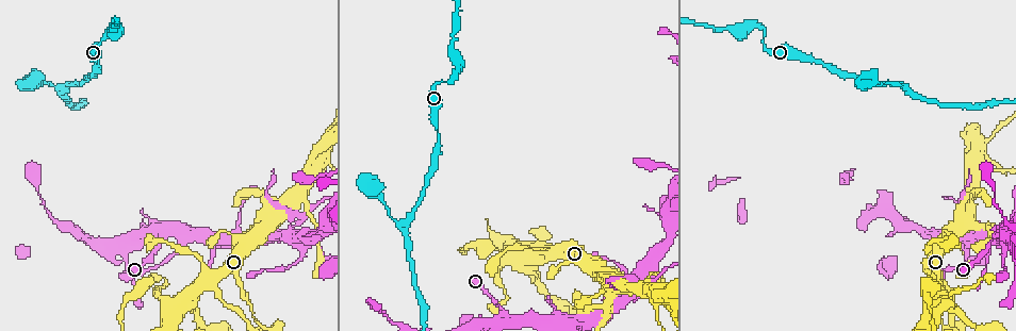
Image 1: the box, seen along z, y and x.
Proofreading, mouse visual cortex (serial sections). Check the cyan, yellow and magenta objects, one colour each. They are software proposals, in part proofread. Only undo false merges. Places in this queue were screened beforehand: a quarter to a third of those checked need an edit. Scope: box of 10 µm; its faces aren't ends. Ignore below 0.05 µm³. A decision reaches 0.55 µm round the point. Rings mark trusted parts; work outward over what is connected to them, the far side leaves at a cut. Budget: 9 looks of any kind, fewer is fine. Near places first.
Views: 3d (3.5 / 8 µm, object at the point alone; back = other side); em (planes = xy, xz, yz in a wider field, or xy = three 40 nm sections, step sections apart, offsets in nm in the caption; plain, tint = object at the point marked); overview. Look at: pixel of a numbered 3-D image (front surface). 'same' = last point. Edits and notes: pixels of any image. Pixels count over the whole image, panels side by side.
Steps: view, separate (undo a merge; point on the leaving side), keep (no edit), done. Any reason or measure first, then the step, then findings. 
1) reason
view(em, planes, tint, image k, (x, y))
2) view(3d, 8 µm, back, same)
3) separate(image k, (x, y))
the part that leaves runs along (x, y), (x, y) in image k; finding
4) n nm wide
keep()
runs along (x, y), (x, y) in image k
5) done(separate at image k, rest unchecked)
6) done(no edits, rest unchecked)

three-way junction
view(3d, 3.5 µm, image 1, (998, 233))

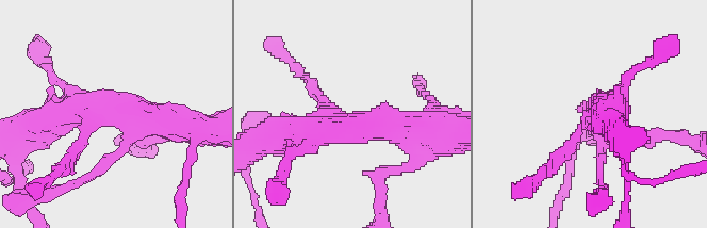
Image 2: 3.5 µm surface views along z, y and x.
view(em, xy, step 1, tint, image 2, (588, 114))

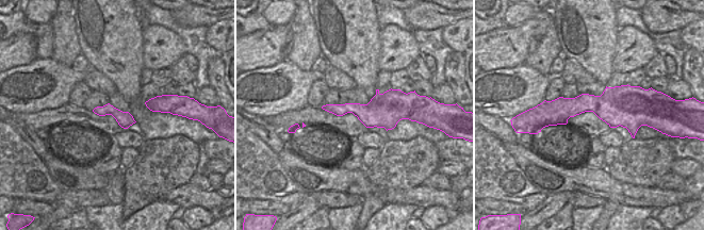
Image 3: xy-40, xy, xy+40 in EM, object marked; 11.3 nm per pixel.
300 nm wide
keep()
runs along (301, 74), (350, 125), (403, 125) in image 2; one cell here

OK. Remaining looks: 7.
thin arm on a thick one
view(3d, 3.5 µm, back, image 1, (532, 266))

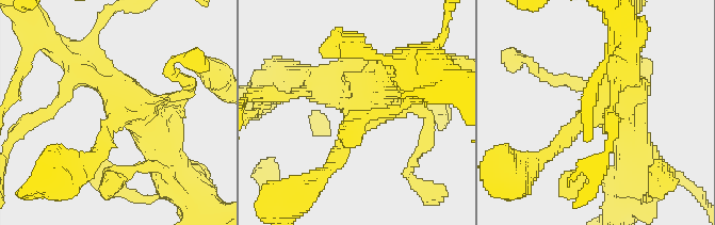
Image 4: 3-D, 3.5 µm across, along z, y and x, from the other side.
4 arms; arms of 150, 150, 350, 600 nm
view(em, planes, tint, image 4, (362, 109))

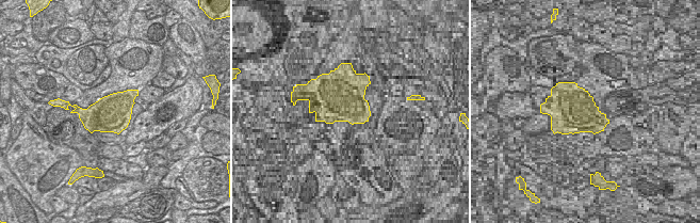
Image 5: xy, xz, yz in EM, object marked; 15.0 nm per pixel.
cut it another way
view(em, xy, step 3, tint, same)

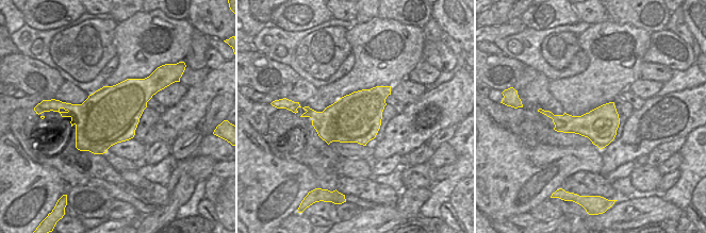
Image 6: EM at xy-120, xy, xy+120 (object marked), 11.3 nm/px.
keep()
runs along (77, 65), (139, 105), (164, 160) in image 4; continuous, no second cell

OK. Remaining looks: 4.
abrupt turn
view(3d, 3.5 µm, image 1, (455, 78))

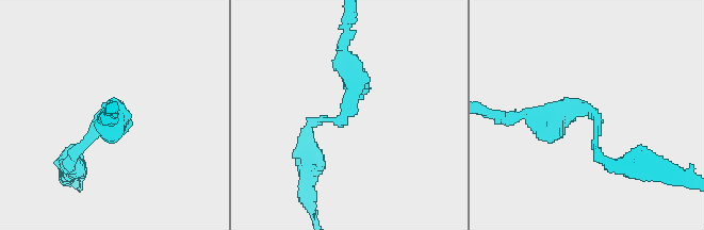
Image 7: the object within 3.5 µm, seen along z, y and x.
now the EM
view(em, planes, tint, image 7, (348, 112))

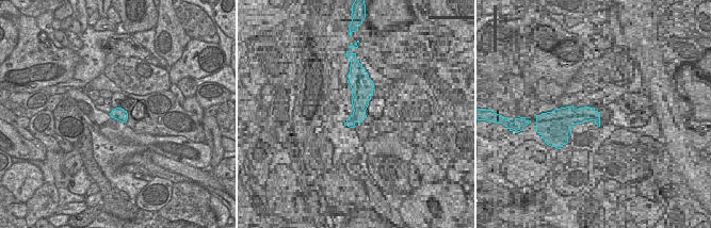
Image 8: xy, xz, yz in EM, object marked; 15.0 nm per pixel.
190 nm wide
keep()
runs along (605, 161), (589, 109), (526, 115) in image 7; one cell here

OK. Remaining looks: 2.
small branch off a trunk
view(3d, 3.5 µm, image 1, (296, 197))

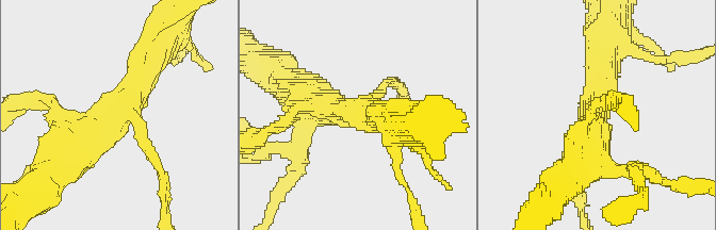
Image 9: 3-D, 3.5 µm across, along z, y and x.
view(em, xy, step 2, tint, image 9, (118, 109))

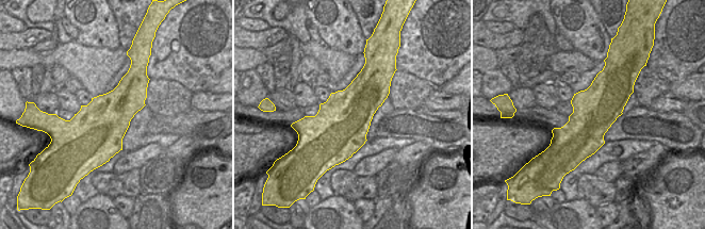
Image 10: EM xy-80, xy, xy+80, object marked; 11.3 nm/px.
arms of 100, 350, 500 nm
keep()
runs along (69, 159), (112, 122), (151, 47) in image 9; all the same cell

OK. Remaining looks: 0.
done(no edits, rest unchecked)

